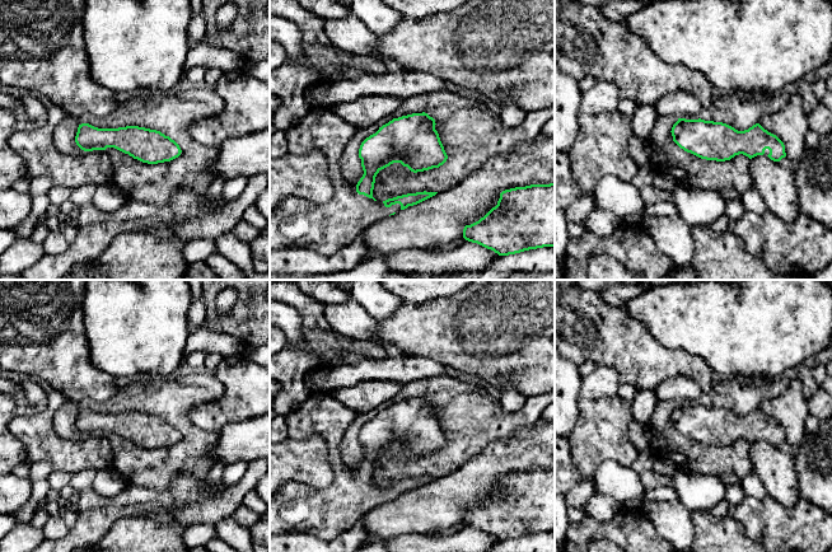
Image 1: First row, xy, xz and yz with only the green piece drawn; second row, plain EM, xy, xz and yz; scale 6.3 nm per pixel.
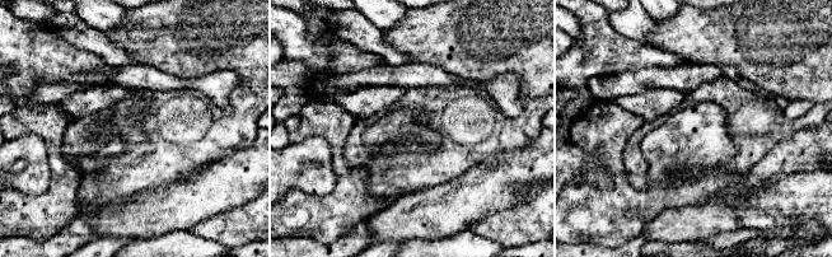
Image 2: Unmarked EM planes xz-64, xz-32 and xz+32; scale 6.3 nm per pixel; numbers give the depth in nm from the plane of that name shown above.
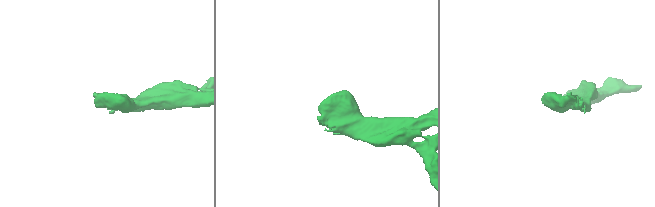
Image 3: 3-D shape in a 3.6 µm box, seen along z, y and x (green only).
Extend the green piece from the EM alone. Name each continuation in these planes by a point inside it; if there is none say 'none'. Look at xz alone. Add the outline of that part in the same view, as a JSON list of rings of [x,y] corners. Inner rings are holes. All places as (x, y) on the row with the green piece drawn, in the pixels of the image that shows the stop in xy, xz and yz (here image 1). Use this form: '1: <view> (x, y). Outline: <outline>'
1: xz (298, 223). Outline: [[[310,109],[285,131],[289,153],[303,155],[321,150],[324,154],[333,196],[326,202],[302,196],[282,200],[270,212],[270,251],[310,249],[331,256],[375,221],[401,211],[399,204],[385,207],[354,192],[343,178],[340,159],[357,130],[329,109]]]

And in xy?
none

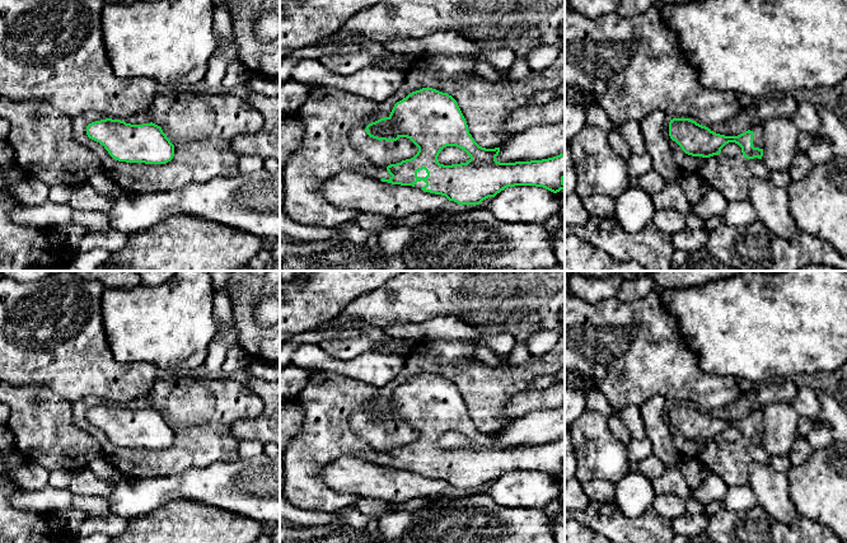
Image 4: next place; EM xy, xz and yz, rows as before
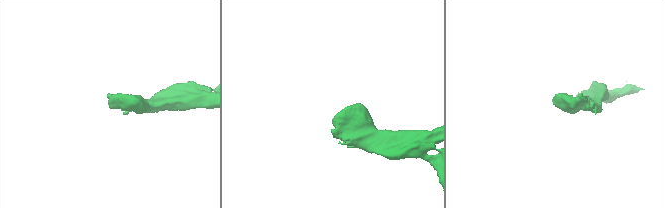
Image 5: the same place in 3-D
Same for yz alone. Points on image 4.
1: yz (758, 130). Outline: [[[762,125],[752,126],[750,131],[754,132],[753,146],[763,149],[763,127],[762,127]]]

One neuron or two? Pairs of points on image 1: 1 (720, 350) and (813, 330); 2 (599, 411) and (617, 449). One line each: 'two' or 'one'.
1: one
2: one

